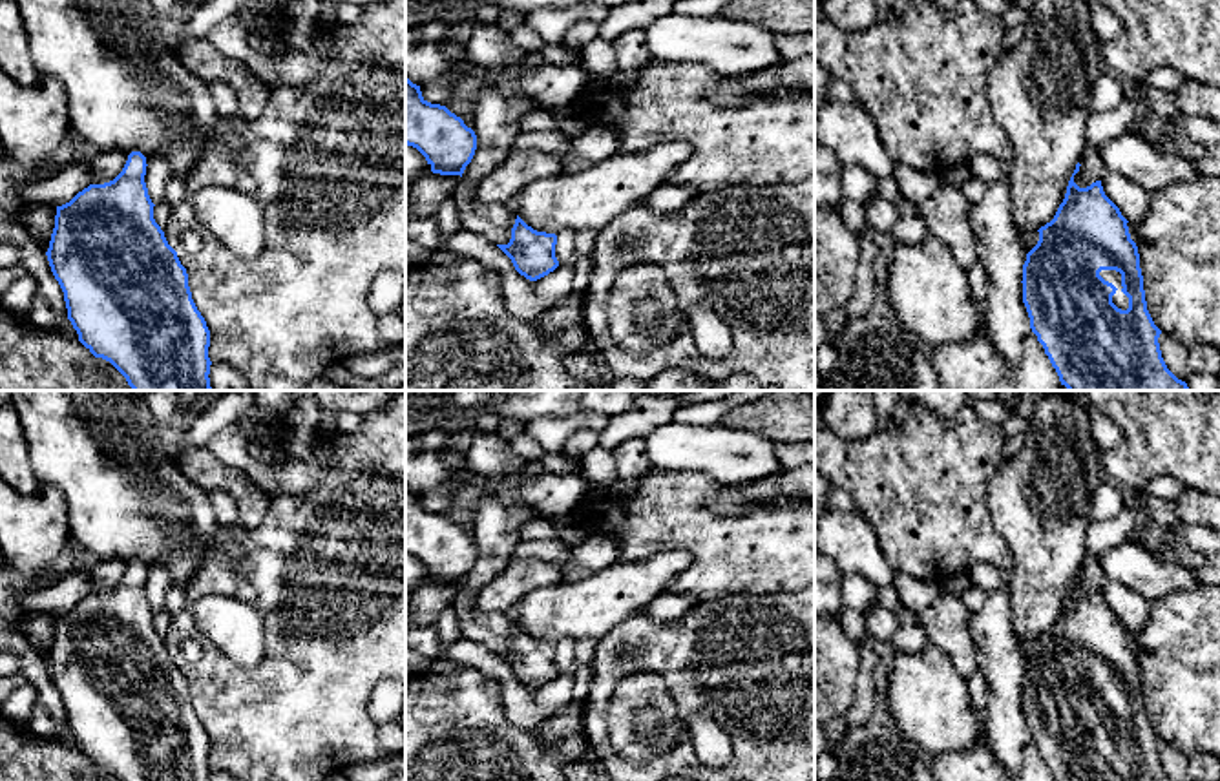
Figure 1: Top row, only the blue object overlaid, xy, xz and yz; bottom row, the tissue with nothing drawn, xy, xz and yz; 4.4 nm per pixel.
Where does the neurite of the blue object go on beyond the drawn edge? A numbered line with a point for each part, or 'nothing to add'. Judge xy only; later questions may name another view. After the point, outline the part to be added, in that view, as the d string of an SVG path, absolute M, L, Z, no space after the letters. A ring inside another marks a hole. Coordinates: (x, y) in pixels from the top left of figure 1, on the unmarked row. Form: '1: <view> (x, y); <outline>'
nothing to add

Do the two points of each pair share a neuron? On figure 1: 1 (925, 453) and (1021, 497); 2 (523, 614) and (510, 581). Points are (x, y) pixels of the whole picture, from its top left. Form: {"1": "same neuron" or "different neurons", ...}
{"1": "different neurons", "2": "different neurons"}

